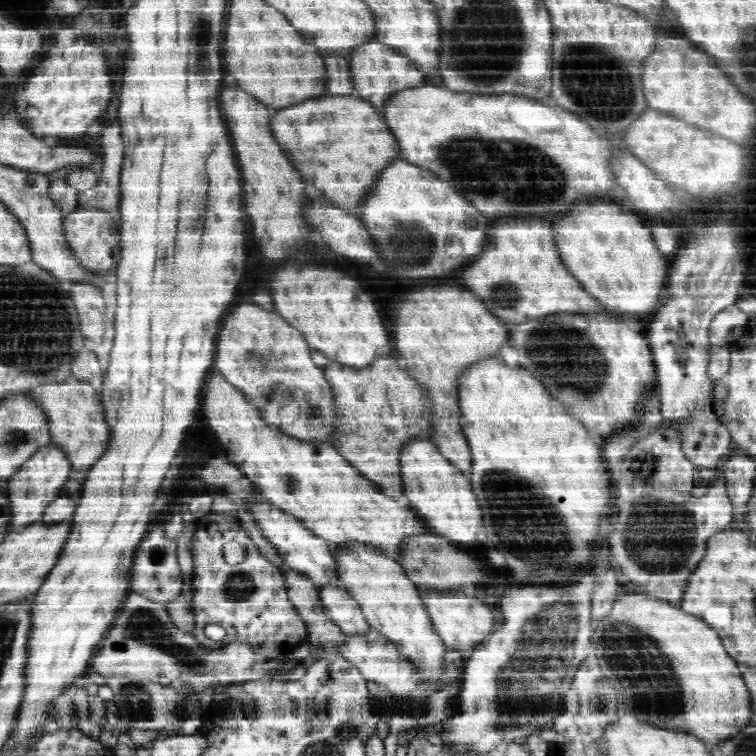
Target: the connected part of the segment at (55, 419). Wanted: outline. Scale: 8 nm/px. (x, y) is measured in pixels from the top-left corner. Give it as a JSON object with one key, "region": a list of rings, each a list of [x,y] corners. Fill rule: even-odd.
{"region":[[[79,381],[78,383],[46,384],[42,388],[32,390],[38,402],[47,408],[50,415],[50,433],[52,443],[62,445],[72,459],[74,470],[84,470],[89,473],[92,466],[108,452],[112,442],[112,427],[106,419],[106,410],[101,398],[101,388],[93,383]]]}

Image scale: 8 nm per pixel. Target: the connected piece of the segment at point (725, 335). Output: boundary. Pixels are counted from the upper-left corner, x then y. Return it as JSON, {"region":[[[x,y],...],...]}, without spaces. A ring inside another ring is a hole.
{"region":[[[736,303],[722,308],[718,314],[714,315],[710,326],[710,341],[714,350],[722,341],[727,340],[732,335],[736,326],[746,327],[752,318],[744,310],[740,310]]]}

